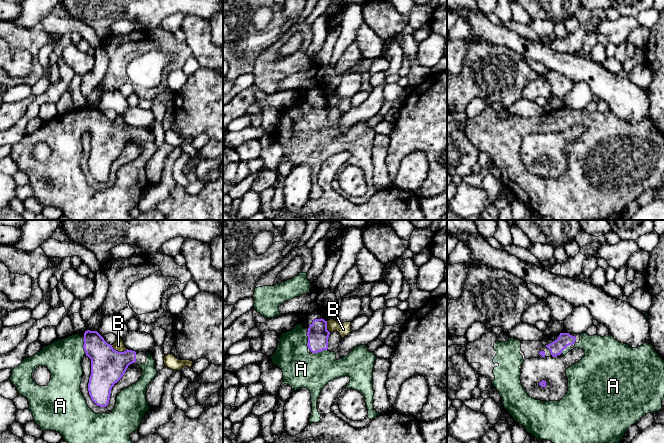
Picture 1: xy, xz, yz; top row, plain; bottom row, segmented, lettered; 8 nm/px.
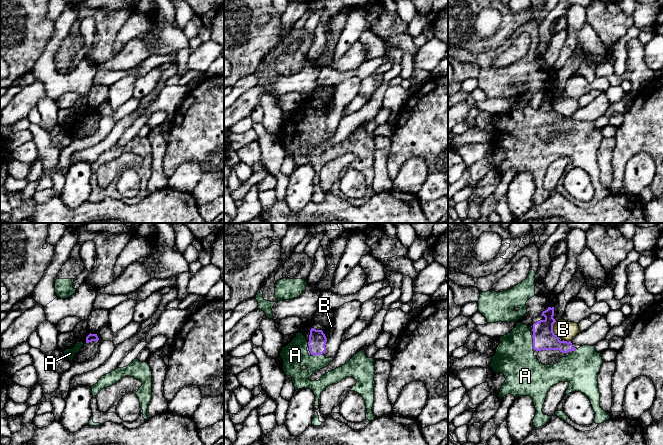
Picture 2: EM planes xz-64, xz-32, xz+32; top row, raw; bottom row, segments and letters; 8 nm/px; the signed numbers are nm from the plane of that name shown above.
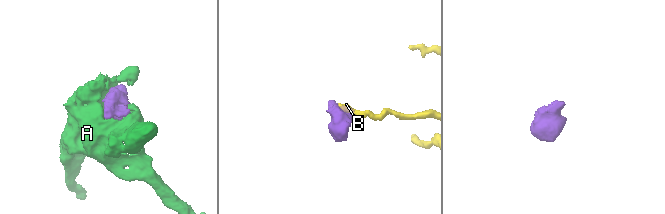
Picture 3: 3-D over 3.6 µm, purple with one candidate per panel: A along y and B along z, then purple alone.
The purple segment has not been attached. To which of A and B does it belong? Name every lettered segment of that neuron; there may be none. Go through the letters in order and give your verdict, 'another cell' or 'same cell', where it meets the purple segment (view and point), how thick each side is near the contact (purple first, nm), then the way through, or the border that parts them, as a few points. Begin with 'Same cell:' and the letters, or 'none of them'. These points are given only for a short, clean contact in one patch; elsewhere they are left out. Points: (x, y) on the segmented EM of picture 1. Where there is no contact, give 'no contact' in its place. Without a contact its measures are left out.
Same cell: A
A: same cell; contact xz (308, 340); calibres 170 and 300 nm
B: another cell; contact xy (119, 352); calibres 280 and 90 nm; border xy (111, 345), (118, 351), (125, 351), (127, 349)

